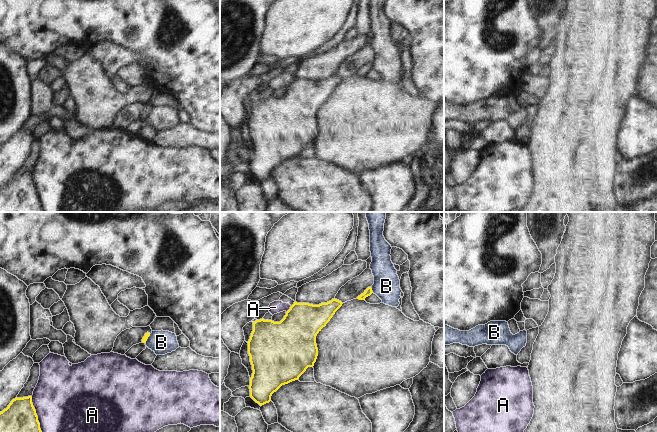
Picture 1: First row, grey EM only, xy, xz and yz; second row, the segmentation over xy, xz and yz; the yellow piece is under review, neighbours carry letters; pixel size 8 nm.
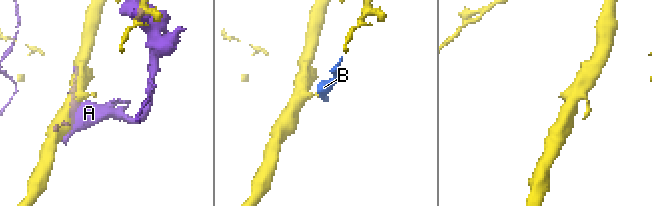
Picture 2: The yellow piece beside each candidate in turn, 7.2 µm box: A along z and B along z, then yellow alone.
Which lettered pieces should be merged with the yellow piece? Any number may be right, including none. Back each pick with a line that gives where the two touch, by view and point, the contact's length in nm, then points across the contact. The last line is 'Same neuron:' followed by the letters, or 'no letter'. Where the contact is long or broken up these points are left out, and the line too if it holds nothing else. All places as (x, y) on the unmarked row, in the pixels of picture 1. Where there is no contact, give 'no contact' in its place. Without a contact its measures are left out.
Same neuron: no letter

